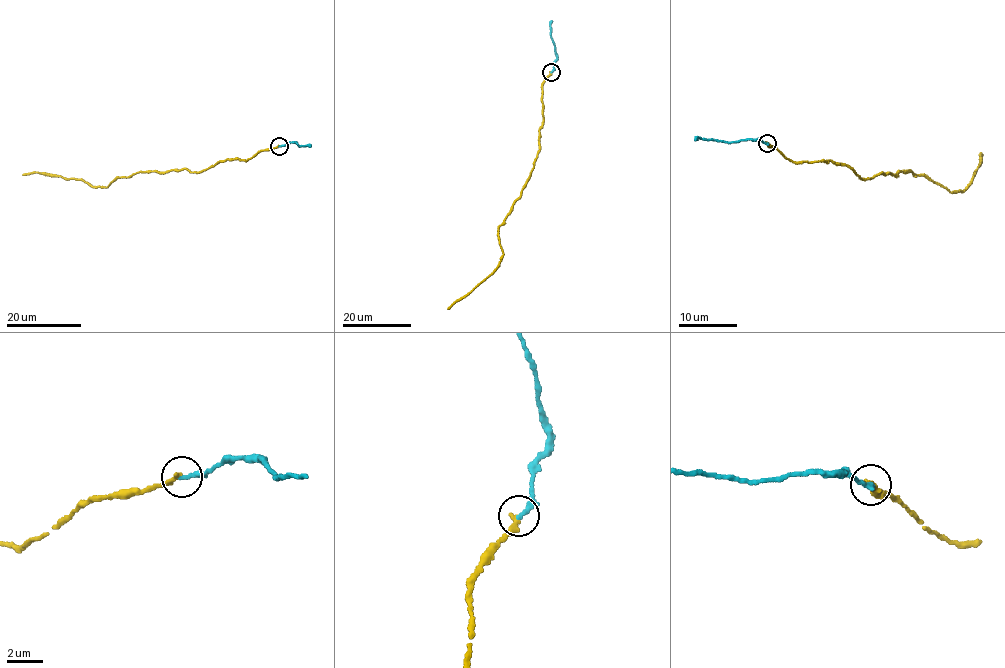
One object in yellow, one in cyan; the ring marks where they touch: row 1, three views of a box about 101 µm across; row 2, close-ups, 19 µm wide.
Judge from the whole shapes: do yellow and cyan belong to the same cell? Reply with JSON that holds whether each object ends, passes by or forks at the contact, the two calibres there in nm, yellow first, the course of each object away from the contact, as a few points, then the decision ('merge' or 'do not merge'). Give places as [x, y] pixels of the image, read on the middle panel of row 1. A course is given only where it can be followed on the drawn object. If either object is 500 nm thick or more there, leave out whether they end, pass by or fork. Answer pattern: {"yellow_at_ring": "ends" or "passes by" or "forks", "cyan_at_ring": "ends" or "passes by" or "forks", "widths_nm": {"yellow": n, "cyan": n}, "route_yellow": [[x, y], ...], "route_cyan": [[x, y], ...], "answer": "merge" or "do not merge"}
{"yellow_at_ring": "ends", "cyan_at_ring": "ends", "widths_nm": {"yellow": 320, "cyan": 300}, "route_yellow": [[551, 72], [543, 84], [540, 148], [525, 186], [498, 228], [503, 255], [497, 268], [447, 308]], "route_cyan": [[551, 72], [556, 58], [551, 20]], "answer": "merge"}

